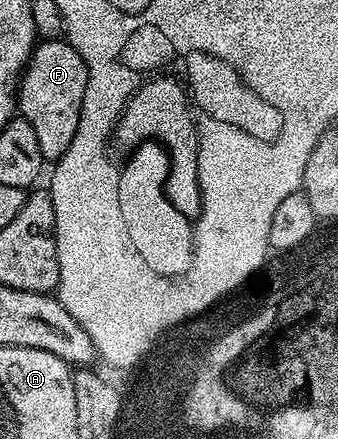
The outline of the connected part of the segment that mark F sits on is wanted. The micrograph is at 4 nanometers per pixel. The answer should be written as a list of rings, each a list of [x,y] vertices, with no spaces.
[[[63,38],[46,39],[37,42],[24,73],[20,77],[18,88],[18,111],[30,125],[34,125],[34,134],[38,137],[38,145],[42,148],[45,160],[55,161],[70,149],[70,141],[74,141],[74,133],[78,133],[78,117],[82,109],[82,97],[86,97],[86,81],[88,70],[82,57]]]

